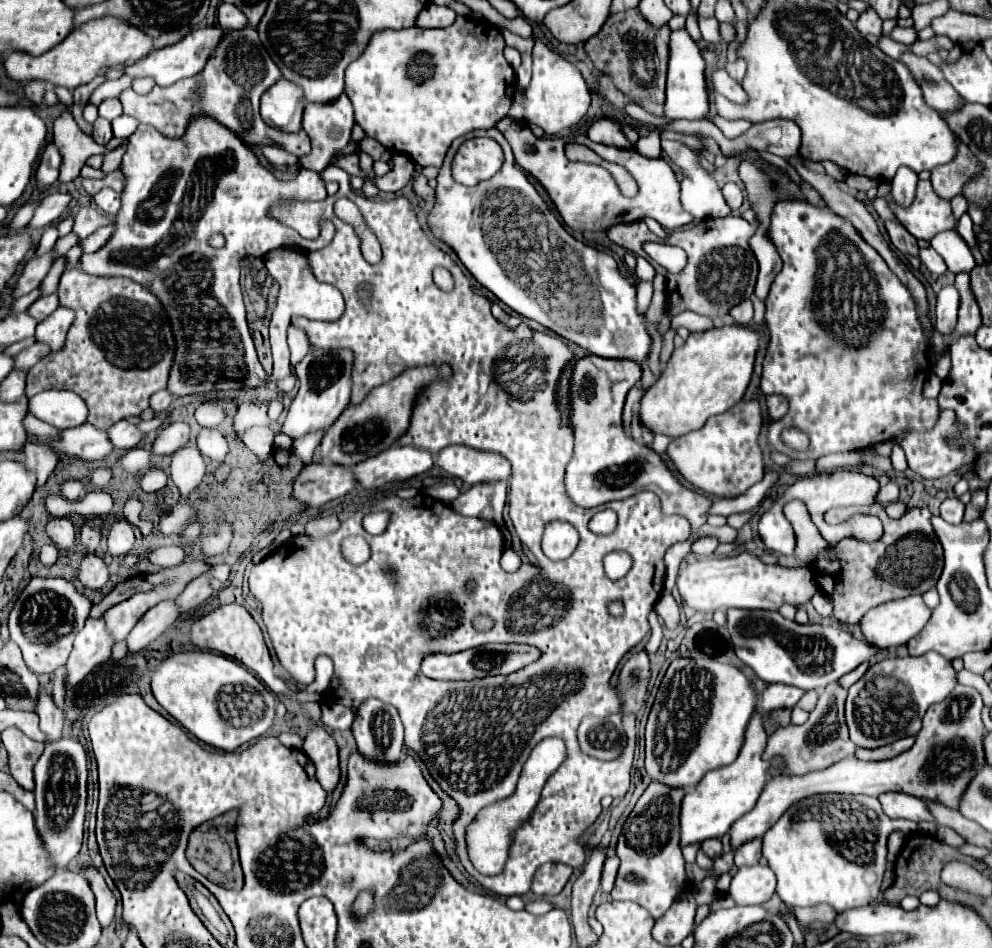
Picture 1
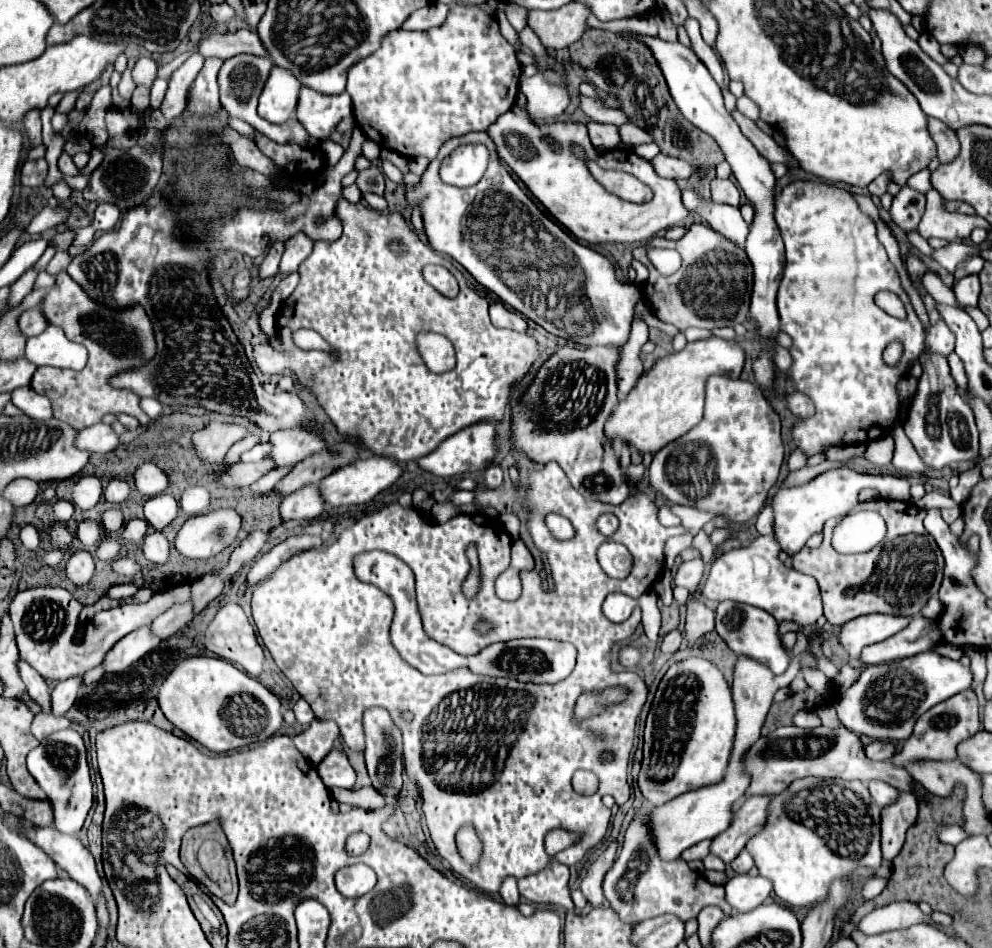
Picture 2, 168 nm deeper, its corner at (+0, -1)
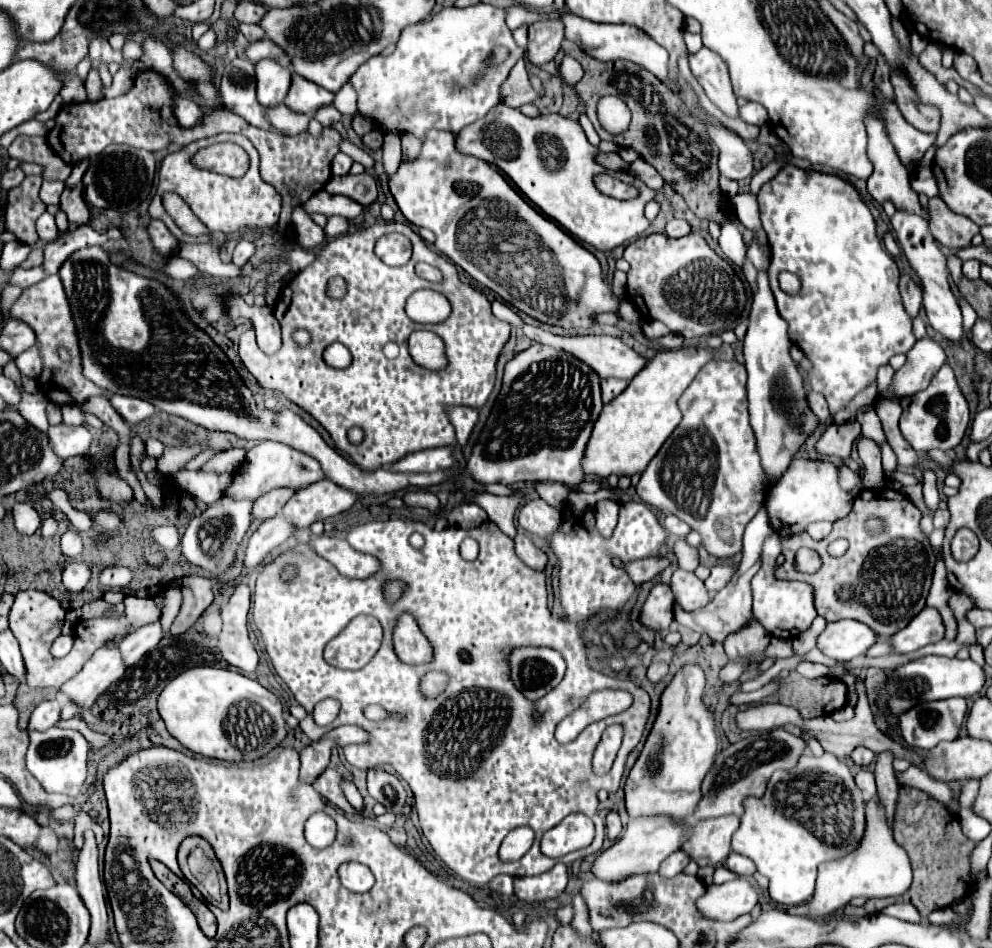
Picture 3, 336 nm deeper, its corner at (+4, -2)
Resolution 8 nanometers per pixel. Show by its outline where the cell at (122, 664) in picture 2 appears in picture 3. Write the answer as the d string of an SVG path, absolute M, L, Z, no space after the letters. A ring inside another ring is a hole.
M101 647L83 665L83 669L61 687L61 691L65 697L75 701L79 709L89 709L123 673L125 663L119 647Z

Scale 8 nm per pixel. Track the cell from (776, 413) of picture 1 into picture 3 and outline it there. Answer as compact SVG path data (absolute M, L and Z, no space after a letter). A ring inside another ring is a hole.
M809 391L807 393L807 403L809 403L809 409L813 411L813 415L821 421L827 421L829 419L829 409L827 409L827 403L825 403L825 397L821 393L815 393L815 391Z

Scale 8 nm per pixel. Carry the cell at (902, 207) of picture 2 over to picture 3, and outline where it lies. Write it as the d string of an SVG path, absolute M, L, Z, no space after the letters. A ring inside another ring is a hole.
M899 209L891 217L891 225L895 229L897 243L901 245L905 257L909 259L911 267L915 269L915 273L921 279L921 285L923 285L923 307L925 307L925 313L927 313L927 319L929 319L931 327L935 331L939 331L941 335L945 335L955 345L963 343L963 339L965 339L963 317L961 317L961 309L957 305L957 299L955 299L955 295L951 291L951 285L949 285L947 257L941 251L941 247L937 247L937 241L933 239L927 221L921 215L917 215L917 213L909 213L909 211L901 211Z

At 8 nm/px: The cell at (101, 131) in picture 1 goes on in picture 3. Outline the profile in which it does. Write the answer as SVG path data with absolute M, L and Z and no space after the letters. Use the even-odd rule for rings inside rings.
M89 71L89 77L85 81L85 89L87 89L87 99L89 101L99 101L101 99L101 89L103 89L103 83L99 79L99 73L97 71Z

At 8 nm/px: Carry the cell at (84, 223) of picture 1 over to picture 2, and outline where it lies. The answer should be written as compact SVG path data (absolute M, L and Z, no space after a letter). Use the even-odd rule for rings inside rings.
M63 230L63 232L57 232L57 234L49 240L49 246L55 248L55 252L61 252L61 250L67 250L71 242L73 242L73 232L71 232L71 230Z

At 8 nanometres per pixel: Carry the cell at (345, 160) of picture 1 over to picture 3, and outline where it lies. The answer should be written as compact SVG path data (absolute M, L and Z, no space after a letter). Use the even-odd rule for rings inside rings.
M365 171L359 175L333 175L327 185L323 187L331 195L345 195L355 199L361 205L371 205L377 201L377 185L373 175L367 175Z

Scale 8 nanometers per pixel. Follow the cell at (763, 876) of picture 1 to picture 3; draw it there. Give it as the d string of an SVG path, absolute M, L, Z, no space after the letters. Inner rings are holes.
M737 877L723 885L709 885L705 897L697 901L697 909L717 921L733 921L743 913L751 913L757 905L757 889L743 877Z

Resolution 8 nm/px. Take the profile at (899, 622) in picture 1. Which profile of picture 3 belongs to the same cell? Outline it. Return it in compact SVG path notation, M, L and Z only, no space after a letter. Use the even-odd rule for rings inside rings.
M835 621L827 623L827 629L819 635L819 649L833 659L851 661L865 655L871 645L875 645L879 635L859 621Z

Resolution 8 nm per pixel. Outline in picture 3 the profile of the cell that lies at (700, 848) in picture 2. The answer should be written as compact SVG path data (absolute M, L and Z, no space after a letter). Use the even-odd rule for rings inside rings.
M677 851L673 855L669 855L669 859L665 859L665 863L661 863L661 875L663 877L675 877L677 873L681 873L685 869L685 865L691 861L689 853L685 851Z

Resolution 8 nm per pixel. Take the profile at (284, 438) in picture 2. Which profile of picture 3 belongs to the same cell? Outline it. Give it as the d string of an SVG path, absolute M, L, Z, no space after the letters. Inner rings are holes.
M261 441L253 449L247 451L247 457L239 471L235 473L233 485L229 487L227 495L233 499L251 499L255 501L259 495L265 495L273 487L293 487L301 489L309 483L315 483L323 477L323 469L317 459L303 451L293 451L293 447L285 447L285 443L277 441Z

